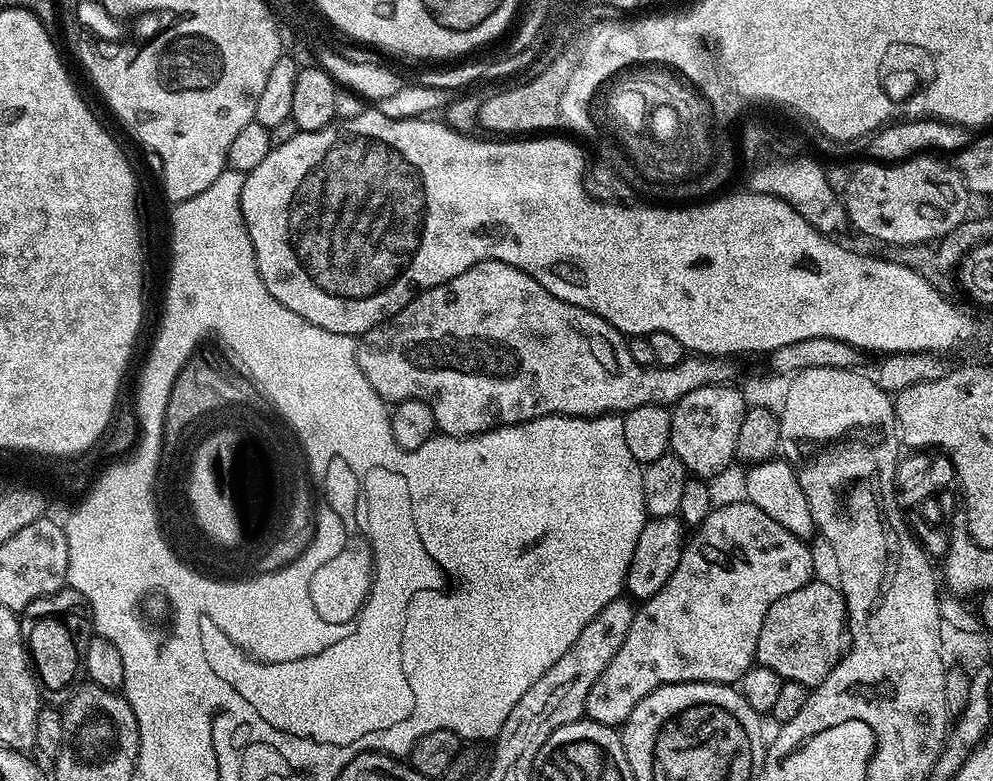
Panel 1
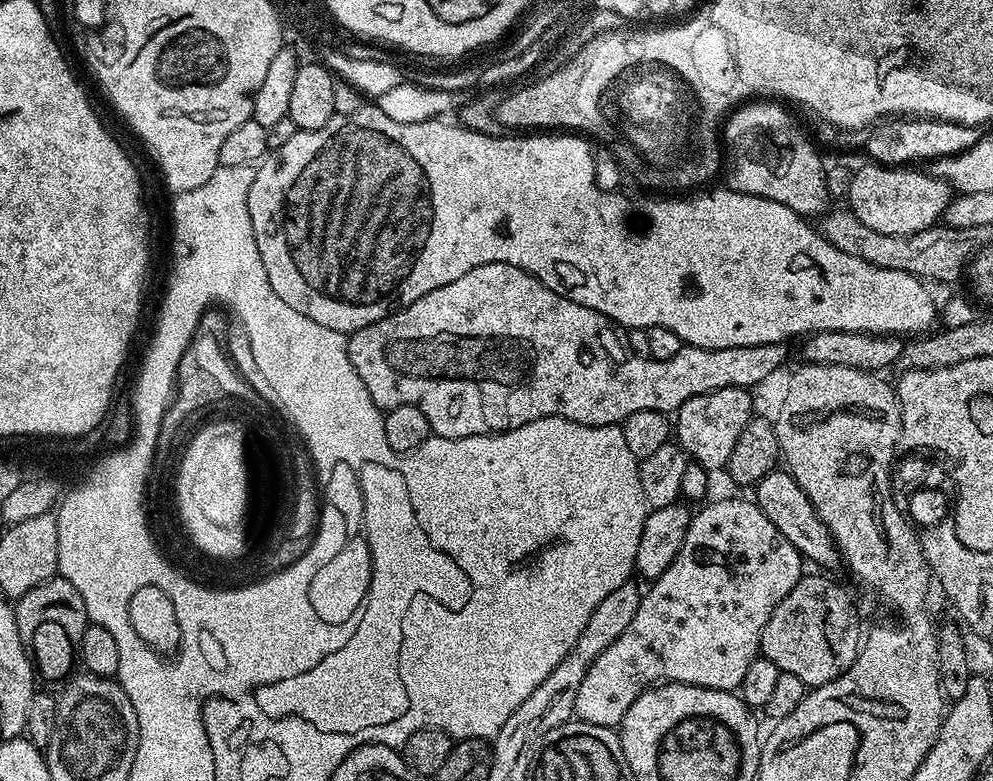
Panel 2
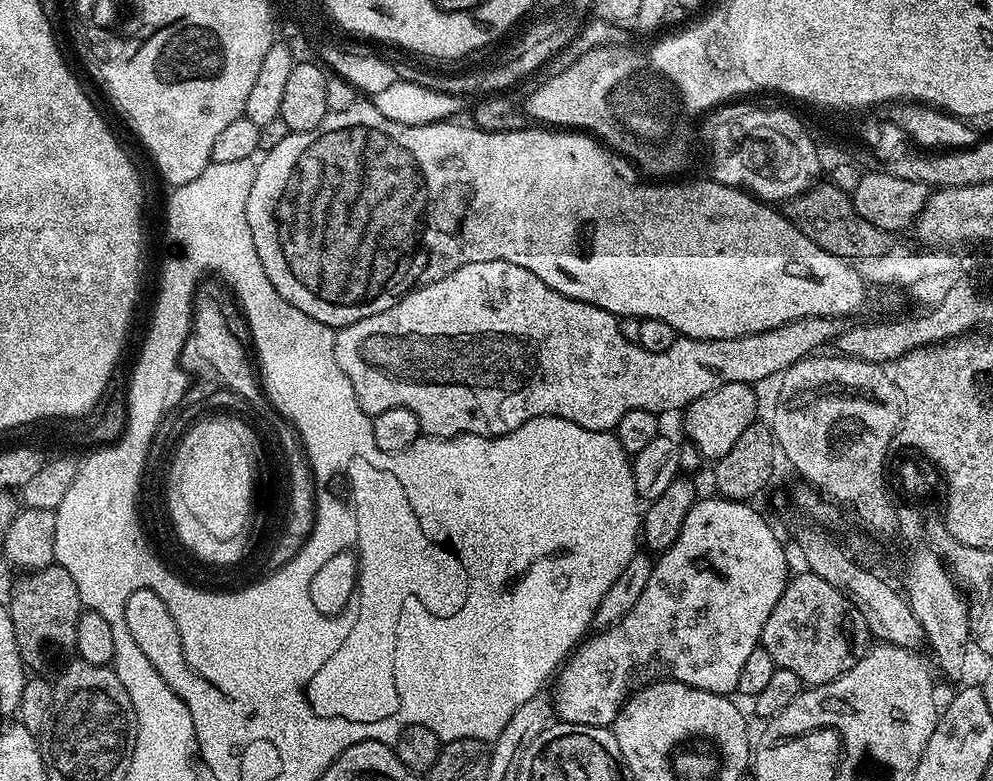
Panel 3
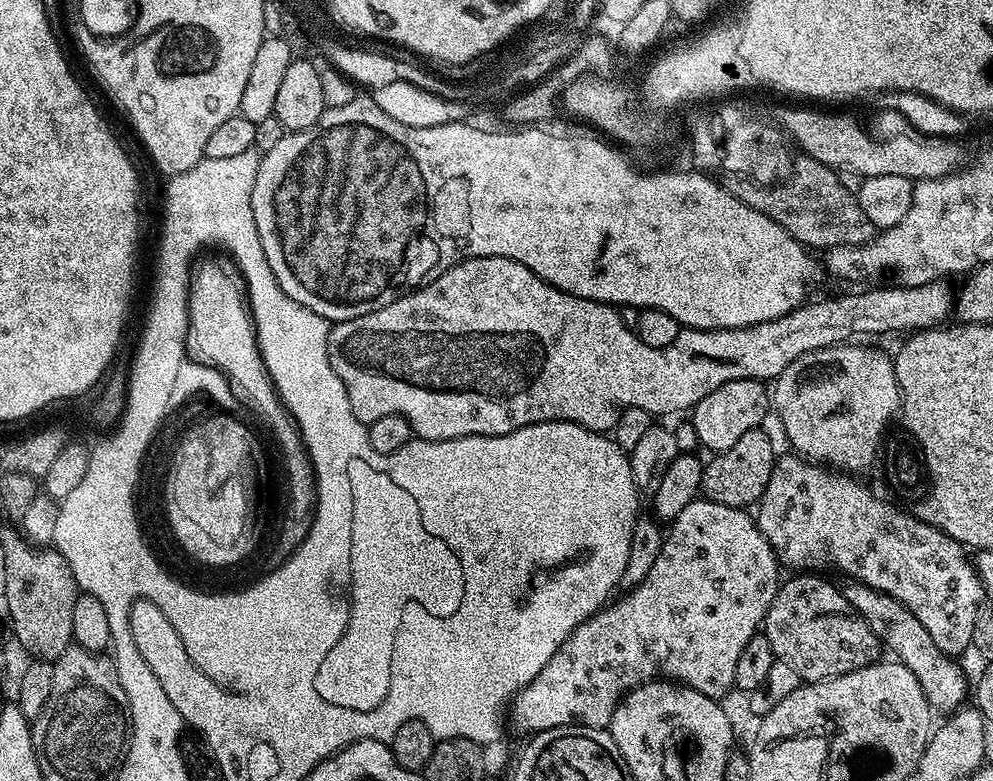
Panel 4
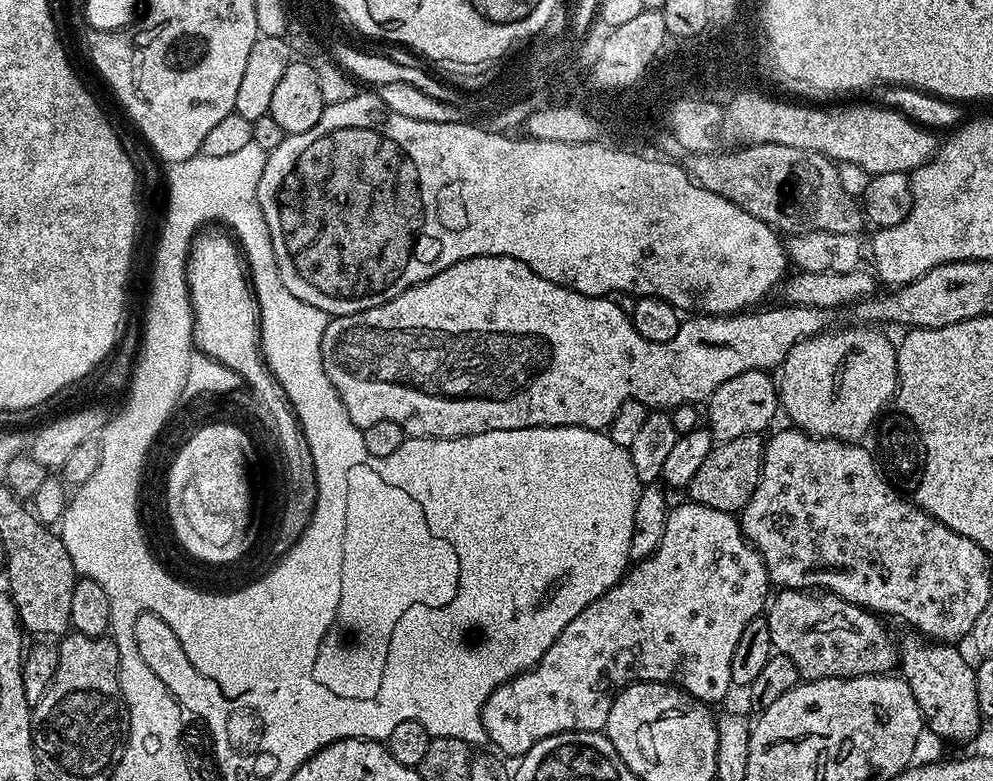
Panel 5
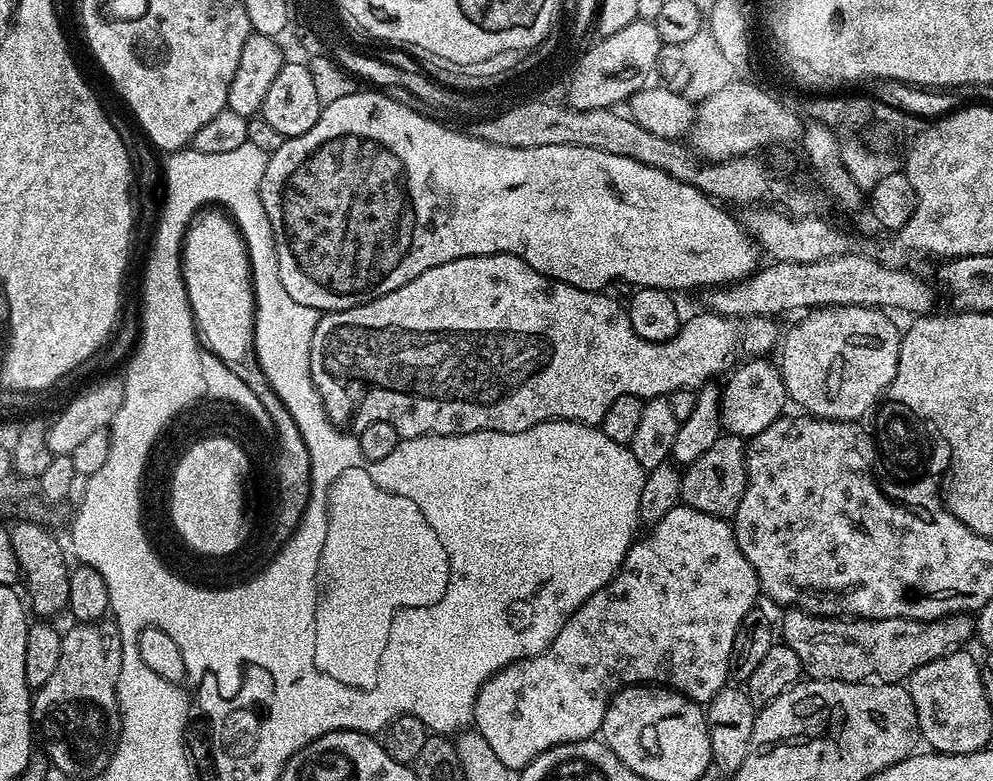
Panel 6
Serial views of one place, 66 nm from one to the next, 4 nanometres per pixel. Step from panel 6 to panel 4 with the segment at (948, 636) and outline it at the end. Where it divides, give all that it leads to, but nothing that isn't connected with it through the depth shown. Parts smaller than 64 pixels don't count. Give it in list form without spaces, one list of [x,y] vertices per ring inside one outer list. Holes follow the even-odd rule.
[[[792,574],[783,581],[776,592],[770,610],[764,615],[762,634],[770,642],[772,653],[776,659],[786,662],[793,670],[798,670],[801,681],[815,682],[829,680],[831,676],[849,676],[854,670],[862,670],[867,664],[875,664],[881,659],[882,645],[880,639],[873,634],[860,613],[846,602],[843,591],[835,588],[820,574]]]

